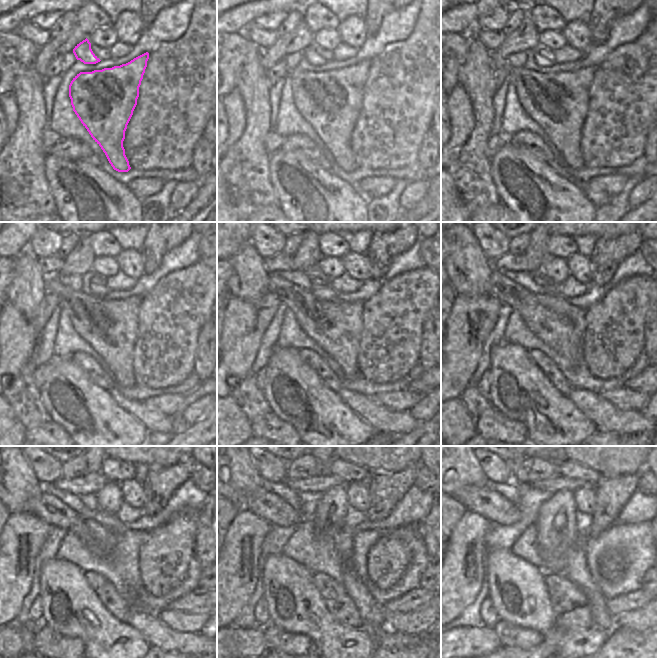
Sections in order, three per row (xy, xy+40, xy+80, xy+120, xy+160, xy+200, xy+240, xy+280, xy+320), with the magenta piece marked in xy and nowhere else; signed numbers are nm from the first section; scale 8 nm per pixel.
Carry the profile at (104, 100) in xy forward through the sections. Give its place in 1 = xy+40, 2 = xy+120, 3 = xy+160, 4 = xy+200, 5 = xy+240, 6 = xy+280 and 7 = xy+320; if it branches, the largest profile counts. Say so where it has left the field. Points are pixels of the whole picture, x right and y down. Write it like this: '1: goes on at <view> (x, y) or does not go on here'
1: goes on at xy+40 (330, 101)
2: goes on at xy+120 (110, 327)
3: goes on at xy+160 (336, 326)
4: goes on at xy+200 (561, 326)
5: goes on at xy+240 (121, 550)
6: goes on at xy+280 (265, 504)
7: goes on at xy+320 (488, 503)

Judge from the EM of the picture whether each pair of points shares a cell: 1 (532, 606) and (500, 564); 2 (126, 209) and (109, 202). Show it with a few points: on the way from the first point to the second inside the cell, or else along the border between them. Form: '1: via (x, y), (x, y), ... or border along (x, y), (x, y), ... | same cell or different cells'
1: via (522, 596), (519, 587), (507, 574) | same cell
2: via (122, 209), (116, 209), (113, 206) | same cell

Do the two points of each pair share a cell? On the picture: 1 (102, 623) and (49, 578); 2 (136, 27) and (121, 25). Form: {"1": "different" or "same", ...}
{"1": "same", "2": "same"}

